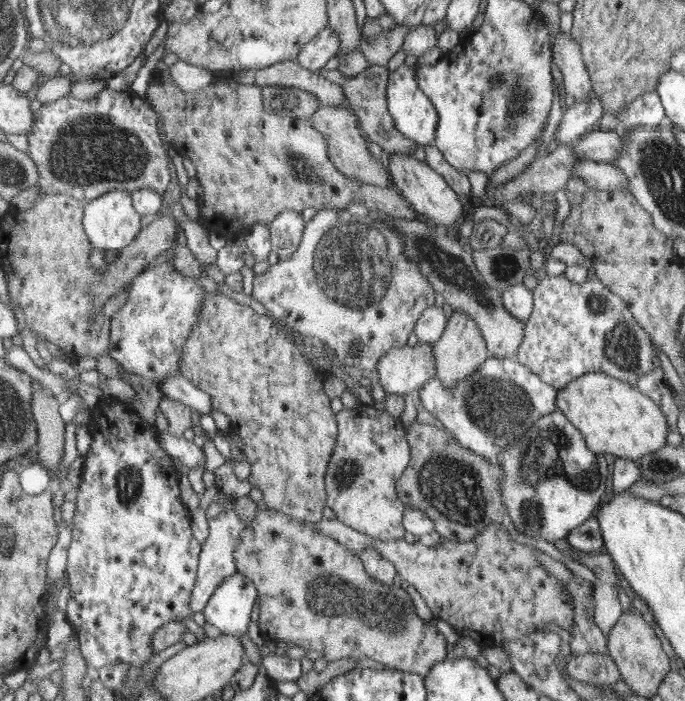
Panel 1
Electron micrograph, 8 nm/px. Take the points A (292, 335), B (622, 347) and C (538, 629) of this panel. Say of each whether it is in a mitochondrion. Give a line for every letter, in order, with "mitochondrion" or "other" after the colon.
A: other
B: mitochondrion
C: other

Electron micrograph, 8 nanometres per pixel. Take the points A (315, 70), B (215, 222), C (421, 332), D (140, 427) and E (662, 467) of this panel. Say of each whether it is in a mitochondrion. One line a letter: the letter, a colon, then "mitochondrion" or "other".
A: other
B: other
C: other
D: other
E: mitochondrion

